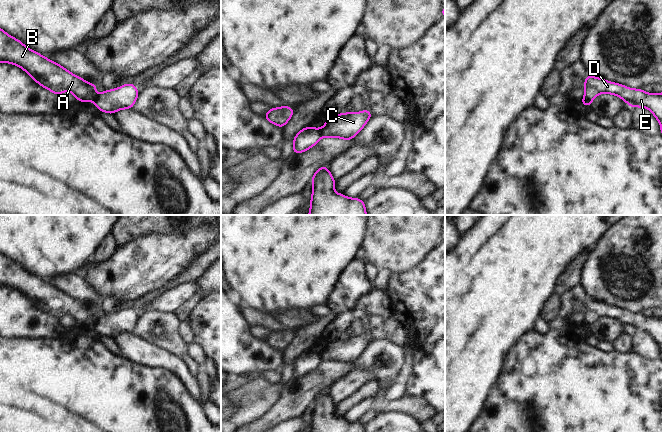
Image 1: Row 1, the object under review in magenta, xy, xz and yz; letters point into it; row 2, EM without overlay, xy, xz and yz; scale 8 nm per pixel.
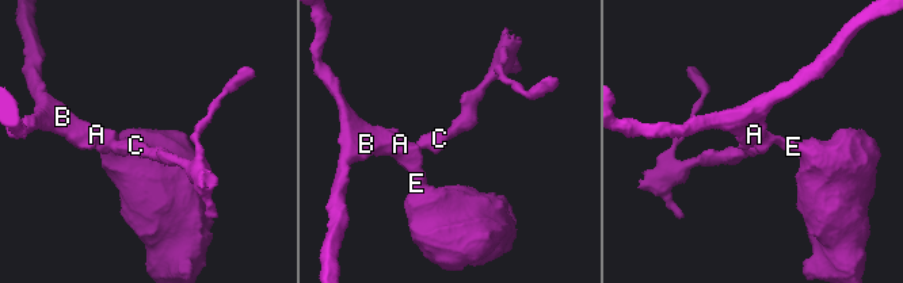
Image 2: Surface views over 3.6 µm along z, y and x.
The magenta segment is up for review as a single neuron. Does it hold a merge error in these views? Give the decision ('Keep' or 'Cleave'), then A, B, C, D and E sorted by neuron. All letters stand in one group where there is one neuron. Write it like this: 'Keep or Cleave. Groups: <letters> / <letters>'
Cleave. Groups: A B D E / C.

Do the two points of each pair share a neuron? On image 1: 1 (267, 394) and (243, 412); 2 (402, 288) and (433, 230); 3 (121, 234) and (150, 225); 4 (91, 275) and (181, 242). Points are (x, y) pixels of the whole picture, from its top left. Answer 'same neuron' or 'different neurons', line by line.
1: same neuron
2: different neurons
3: same neuron
4: same neuron

